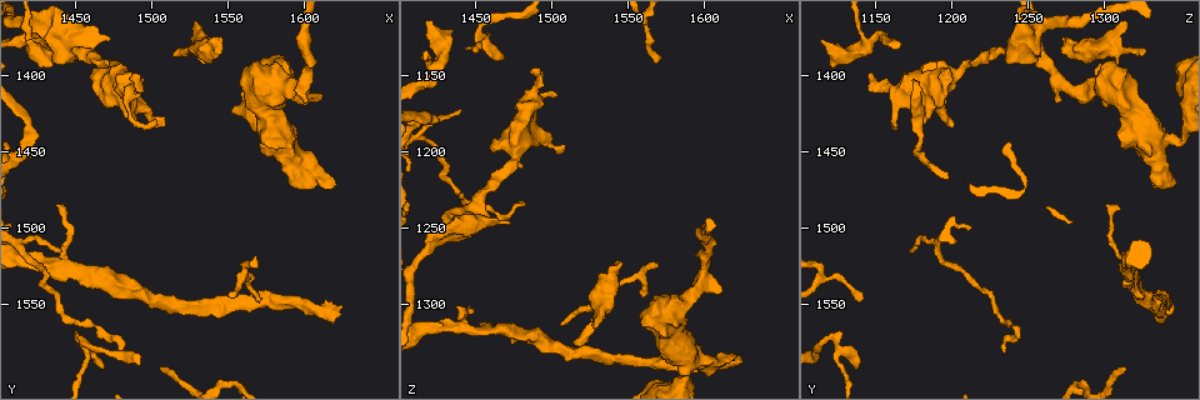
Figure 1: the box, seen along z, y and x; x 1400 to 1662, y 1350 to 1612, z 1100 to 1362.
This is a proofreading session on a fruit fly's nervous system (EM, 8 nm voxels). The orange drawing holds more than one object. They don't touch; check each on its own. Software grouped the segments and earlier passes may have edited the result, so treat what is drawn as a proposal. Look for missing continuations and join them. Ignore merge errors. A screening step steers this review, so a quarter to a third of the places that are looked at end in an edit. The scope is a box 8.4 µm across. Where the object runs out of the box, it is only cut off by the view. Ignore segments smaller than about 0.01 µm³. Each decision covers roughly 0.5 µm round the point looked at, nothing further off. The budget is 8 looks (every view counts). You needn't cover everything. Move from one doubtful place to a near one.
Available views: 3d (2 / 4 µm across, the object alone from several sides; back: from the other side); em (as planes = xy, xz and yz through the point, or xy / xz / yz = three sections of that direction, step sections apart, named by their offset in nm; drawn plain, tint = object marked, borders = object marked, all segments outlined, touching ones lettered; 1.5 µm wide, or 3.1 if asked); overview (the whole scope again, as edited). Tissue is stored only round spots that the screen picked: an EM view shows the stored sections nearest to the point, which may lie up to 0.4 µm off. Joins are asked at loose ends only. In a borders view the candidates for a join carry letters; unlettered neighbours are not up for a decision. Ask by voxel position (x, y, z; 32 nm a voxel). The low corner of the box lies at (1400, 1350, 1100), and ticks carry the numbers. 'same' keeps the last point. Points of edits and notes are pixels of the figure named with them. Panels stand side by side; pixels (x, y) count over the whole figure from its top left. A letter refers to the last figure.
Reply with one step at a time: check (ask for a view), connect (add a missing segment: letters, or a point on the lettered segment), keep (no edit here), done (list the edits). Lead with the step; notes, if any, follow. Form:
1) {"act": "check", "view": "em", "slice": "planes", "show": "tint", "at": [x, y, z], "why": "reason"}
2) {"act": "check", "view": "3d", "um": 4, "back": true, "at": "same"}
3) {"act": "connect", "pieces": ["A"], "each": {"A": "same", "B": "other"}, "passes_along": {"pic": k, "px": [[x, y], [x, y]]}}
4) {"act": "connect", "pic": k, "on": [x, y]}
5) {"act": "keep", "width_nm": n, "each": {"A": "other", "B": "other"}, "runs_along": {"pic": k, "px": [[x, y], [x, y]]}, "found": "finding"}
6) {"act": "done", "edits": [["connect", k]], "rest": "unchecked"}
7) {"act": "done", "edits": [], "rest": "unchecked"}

{"act": "check", "view": "em", "slice": "planes", "show": "borders", "at": [1546, 1380, 1272], "why": "branch stops here"}

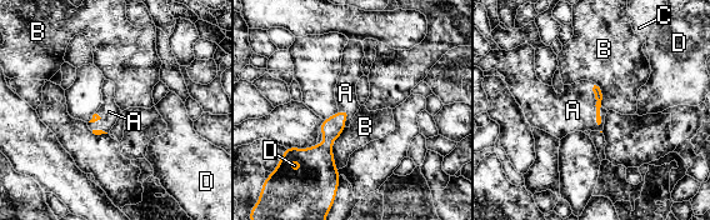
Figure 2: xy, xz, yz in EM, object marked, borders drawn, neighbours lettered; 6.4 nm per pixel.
{"act": "connect", "pieces": ["A"], "each": {"A": "same", "B": "other", "C": "other", "D": "other"}, "passes_along": {"pic": 2, "px": [[596, 90], [595, 105], [573, 110]]}, "found": "it goes on there"}

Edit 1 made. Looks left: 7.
{"act": "check", "view": "overview", "why": "see it whole again"}

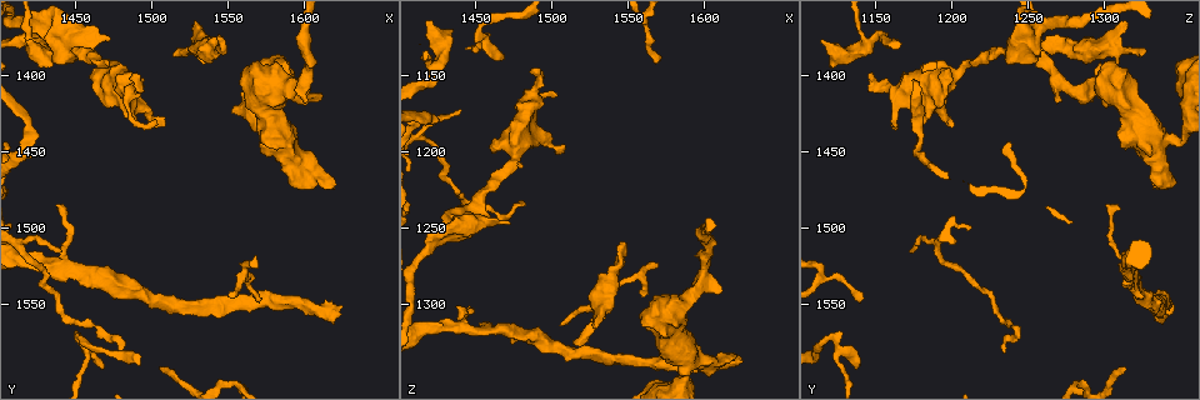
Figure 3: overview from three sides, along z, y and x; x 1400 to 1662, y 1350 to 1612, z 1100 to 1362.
{"act": "check", "view": "em", "slice": "yz", "step": 8, "show": "borders", "at": [1486, 1400, 1146], "why": "branch stops here"}

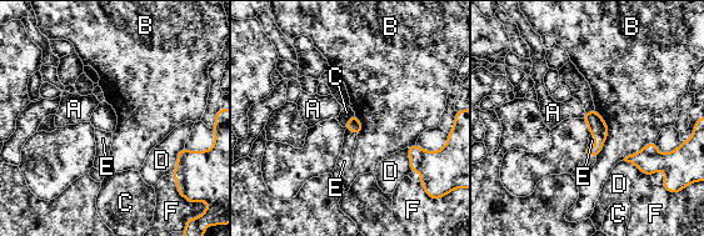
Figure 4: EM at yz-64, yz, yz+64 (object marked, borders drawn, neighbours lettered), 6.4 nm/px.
{"act": "check", "view": "em", "slice": "planes", "show": "borders", "at": "same"}

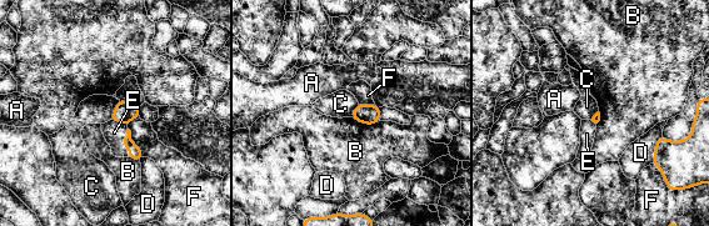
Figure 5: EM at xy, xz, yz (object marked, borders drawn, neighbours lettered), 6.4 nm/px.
{"act": "connect", "pieces": ["E"], "each": {"A": "other", "B": "other", "C": "other", "D": "other", "E": "same", "F": "other"}, "passes_along": {"pic": 5, "px": [[134, 151], [124, 142], [114, 132]]}, "found": "the cell continues"}

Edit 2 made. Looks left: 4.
{"act": "check", "view": "overview", "why": "redraw"}

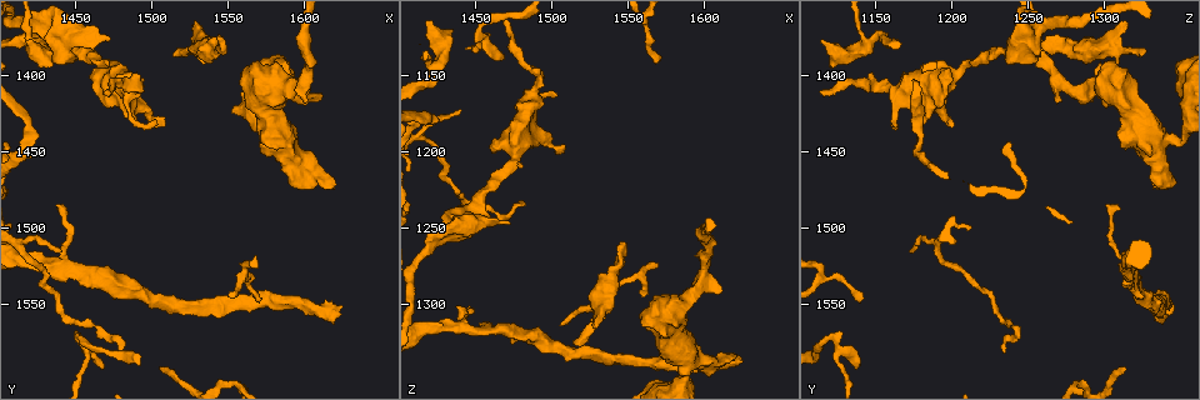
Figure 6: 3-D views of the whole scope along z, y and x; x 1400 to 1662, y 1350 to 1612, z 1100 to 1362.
{"act": "check", "view": "3d", "um": 2, "at": [1510, 1430, 1196], "why": "branch stops here"}

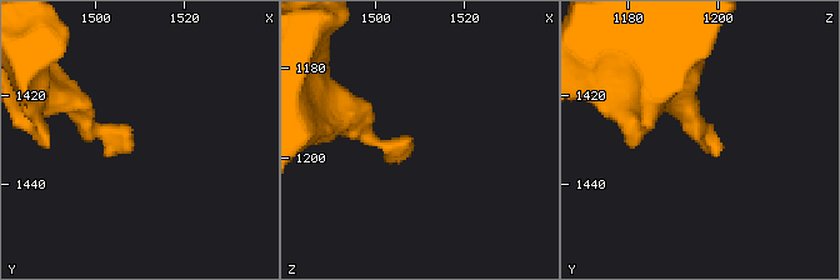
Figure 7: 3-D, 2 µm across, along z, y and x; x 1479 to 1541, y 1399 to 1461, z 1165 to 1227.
{"act": "check", "view": "em", "slice": "planes", "show": "borders", "at": [1509, 1432, 1197], "why": "need the tissue"}

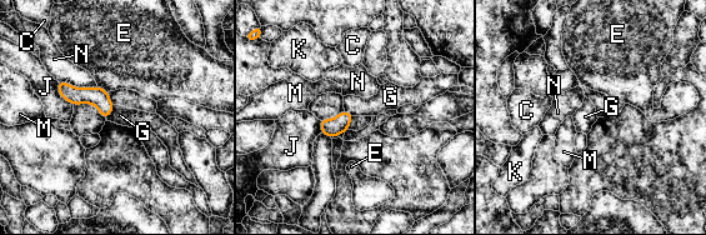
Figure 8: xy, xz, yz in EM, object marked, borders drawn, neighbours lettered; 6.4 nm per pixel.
{"act": "keep", "each": {"C": "other", "E": "other", "G": "other", "J": "other", "K": "other", "M": "other", "N": "other"}, "border": {"pic": 8, "px": [[114, 105], [106, 119]]}, "found": "none of them fits"}

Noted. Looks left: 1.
{"act": "done", "edits": [["connect", 2], ["connect", 5]], "rest": "unchecked"}

